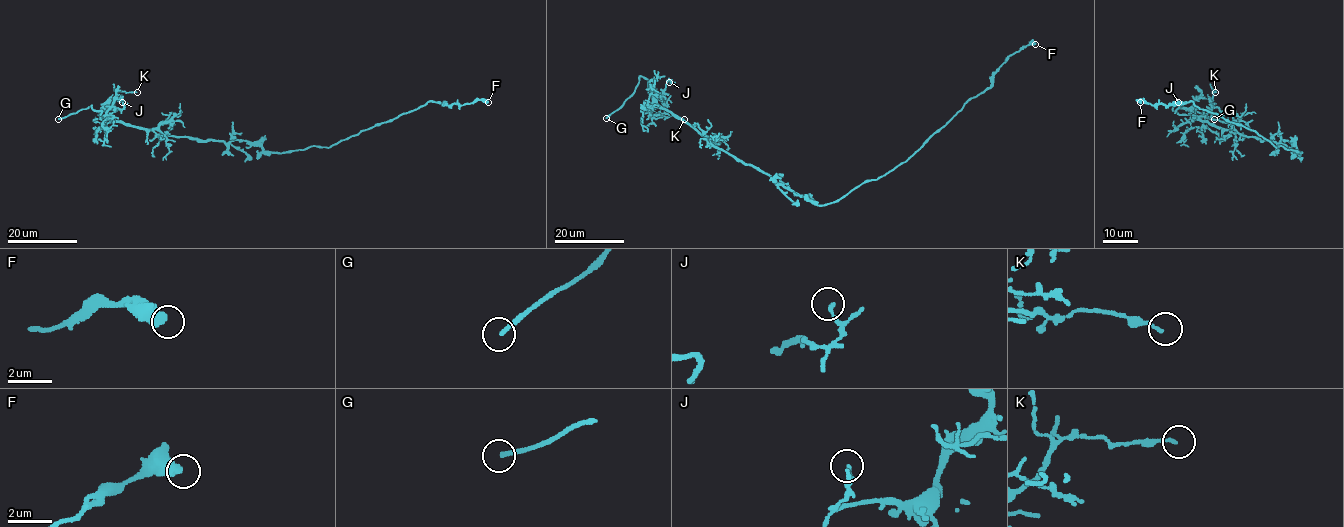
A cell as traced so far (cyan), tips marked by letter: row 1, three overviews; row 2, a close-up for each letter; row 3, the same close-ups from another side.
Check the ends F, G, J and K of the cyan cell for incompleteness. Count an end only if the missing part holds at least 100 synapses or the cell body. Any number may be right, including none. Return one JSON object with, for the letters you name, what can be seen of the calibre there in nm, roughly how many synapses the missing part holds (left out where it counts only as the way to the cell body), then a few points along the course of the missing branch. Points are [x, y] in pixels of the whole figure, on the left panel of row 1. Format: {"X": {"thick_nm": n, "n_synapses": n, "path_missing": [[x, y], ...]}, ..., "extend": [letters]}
{"G": {"thick_nm": 190, "path_missing": [[58, 119], [48, 126], [40, 123], [37, 126]]}, "extend": ["G"]}

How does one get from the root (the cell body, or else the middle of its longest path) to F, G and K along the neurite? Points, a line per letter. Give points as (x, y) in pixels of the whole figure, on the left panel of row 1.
F: (267, 152), (291, 152), (310, 146), (329, 148), (429, 101), (448, 105), (463, 105), (476, 100), (488, 102)
G: (267, 152), (246, 141), (197, 141), (164, 135), (157, 129), (127, 126), (100, 114), (91, 105), (58, 119)
K: (267, 152), (246, 141), (224, 142), (164, 135), (157, 129), (110, 121), (100, 114), (118, 92), (137, 92)

